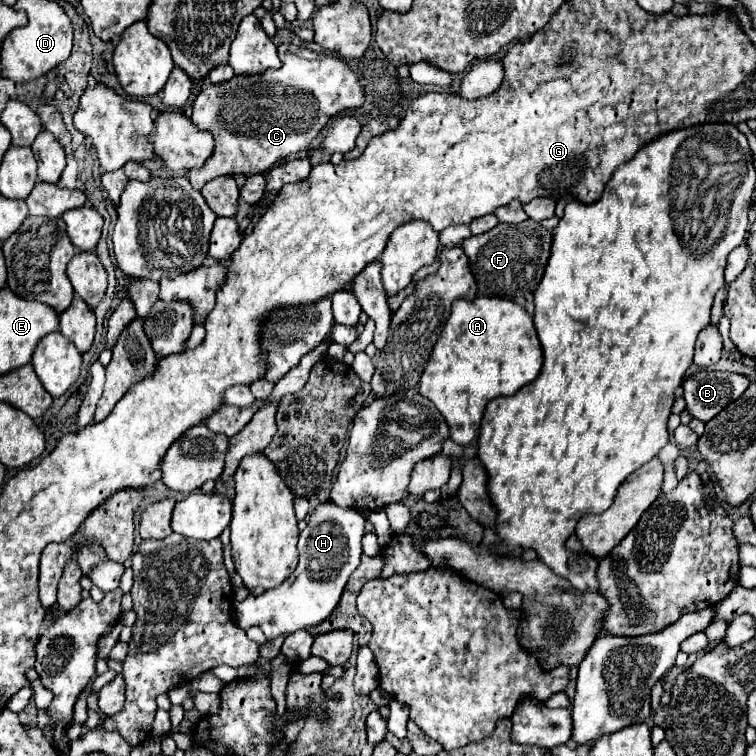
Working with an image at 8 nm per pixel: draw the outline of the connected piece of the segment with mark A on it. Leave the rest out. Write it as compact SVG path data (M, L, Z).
M479 296L471 301L457 299L451 308L451 316L431 352L427 368L419 380L419 392L427 396L447 420L451 440L467 446L479 434L487 402L497 396L515 394L521 386L533 382L541 370L541 364L541 344L533 328L533 318L525 312L525 308L513 304L511 300L489 296Z

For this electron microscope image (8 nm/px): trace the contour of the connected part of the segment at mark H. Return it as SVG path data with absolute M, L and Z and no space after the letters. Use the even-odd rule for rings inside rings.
M319 504L309 516L307 528L299 534L299 564L295 572L277 588L265 590L259 596L247 596L243 602L233 606L233 620L245 630L259 626L267 640L289 636L297 630L311 628L335 610L349 576L361 562L361 538L365 518L355 508L339 508L337 504Z

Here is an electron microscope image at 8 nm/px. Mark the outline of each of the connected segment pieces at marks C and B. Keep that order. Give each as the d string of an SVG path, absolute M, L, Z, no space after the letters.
M291 44L277 46L283 62L277 70L259 76L233 76L227 82L207 82L193 102L191 122L213 134L215 150L203 168L191 170L189 182L201 190L217 176L251 176L269 172L277 162L309 150L321 128L341 110L359 108L365 102L357 74L333 56L317 56L293 50Z
M701 370L683 380L683 398L693 418L709 422L729 402L737 400L749 386L747 376L733 372Z

